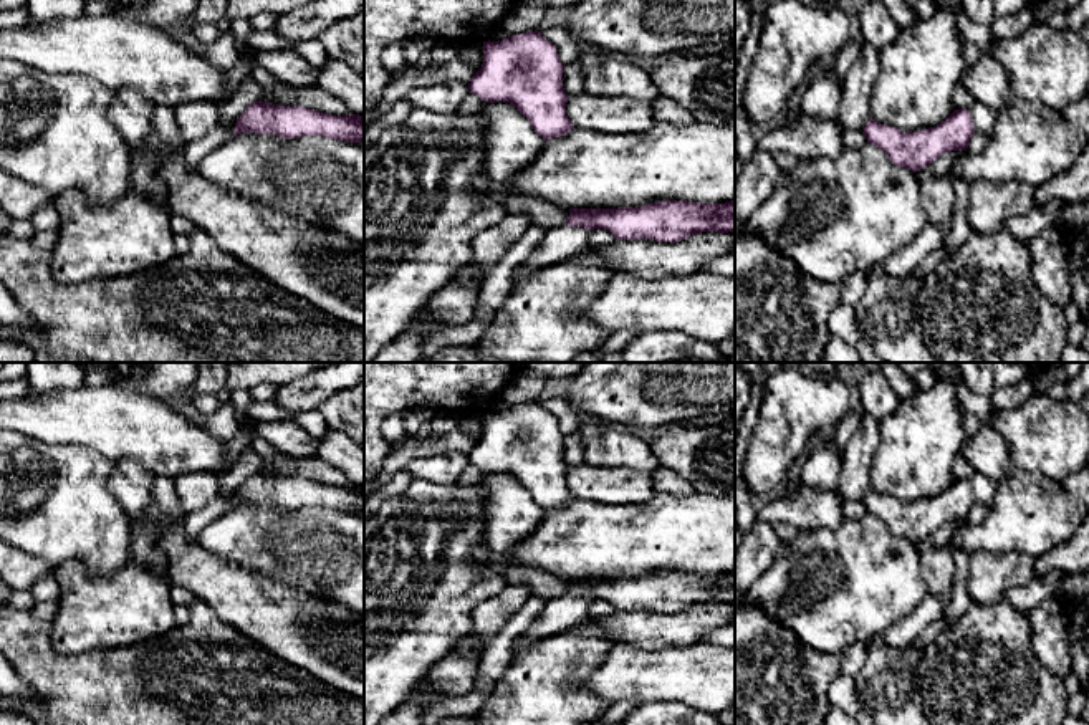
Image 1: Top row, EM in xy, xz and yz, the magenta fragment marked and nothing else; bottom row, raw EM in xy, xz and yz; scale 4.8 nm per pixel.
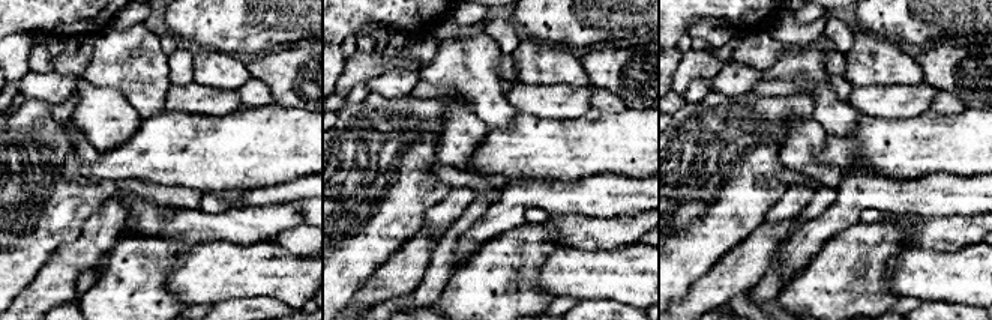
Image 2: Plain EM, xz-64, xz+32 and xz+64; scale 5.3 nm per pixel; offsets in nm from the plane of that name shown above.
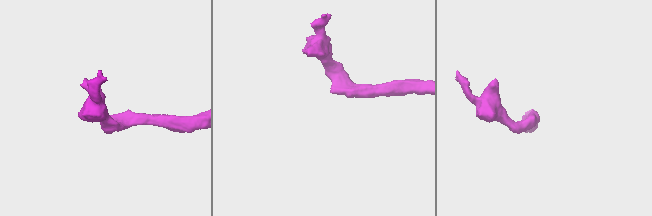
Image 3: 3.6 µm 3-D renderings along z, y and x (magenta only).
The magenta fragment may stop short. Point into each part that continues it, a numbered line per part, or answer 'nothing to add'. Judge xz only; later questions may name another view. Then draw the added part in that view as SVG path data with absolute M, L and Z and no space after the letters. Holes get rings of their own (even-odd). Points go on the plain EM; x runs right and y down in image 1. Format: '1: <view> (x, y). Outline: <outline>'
1: xz (563, 613). Outline: M569 596L548 599L541 614L533 621L530 629L515 641L515 649L554 634L563 634L574 626L586 624L588 619L588 599Z

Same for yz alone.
1: yz (983, 489). Outline: M975 473L970 480L975 503L991 507L998 482Z

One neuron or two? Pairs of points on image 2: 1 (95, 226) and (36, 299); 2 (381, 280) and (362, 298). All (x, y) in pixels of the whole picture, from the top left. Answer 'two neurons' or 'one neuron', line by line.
1: one neuron
2: one neuron

